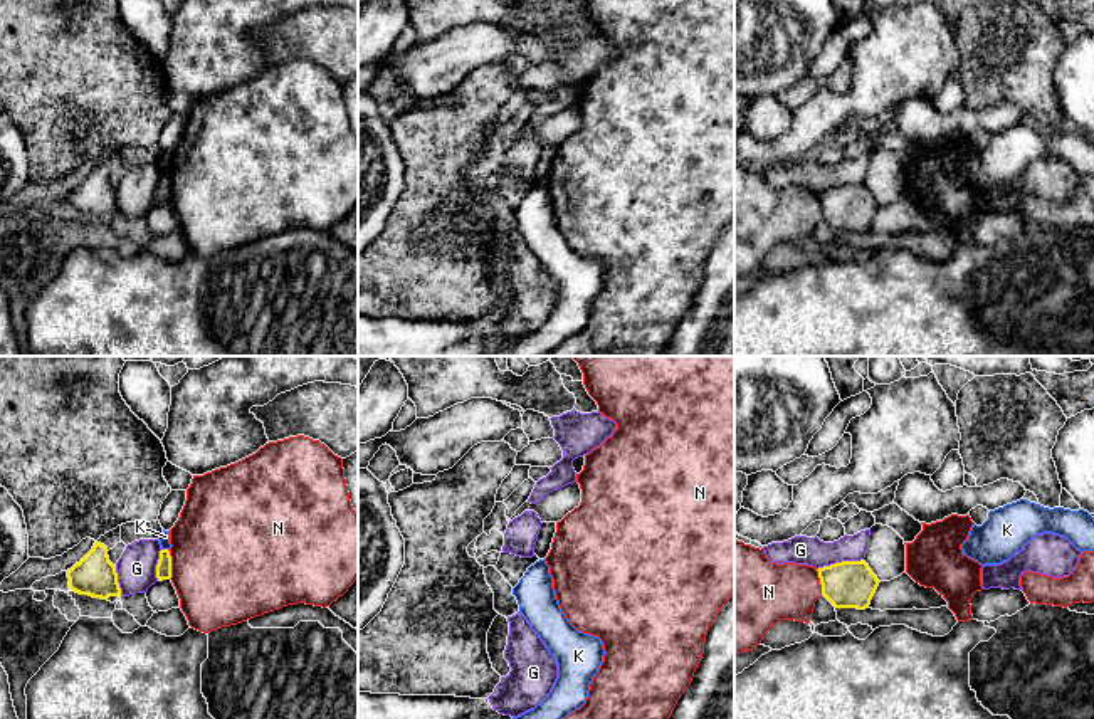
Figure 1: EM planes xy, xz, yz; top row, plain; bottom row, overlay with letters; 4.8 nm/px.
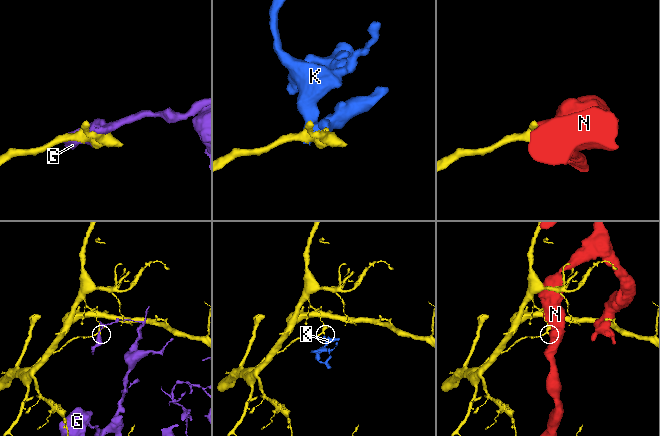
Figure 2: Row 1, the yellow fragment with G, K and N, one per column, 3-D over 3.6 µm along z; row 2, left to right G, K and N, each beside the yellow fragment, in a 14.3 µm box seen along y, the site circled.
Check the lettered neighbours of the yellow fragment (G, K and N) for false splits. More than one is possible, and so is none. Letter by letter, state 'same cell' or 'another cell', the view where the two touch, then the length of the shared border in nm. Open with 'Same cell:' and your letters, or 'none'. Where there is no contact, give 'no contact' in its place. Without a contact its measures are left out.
Same cell: none
G: another cell; contact in yz; length 240 nm
K: another cell; contact in xy; length 40 nm
N: another cell; contact in xy; length 140 nm

